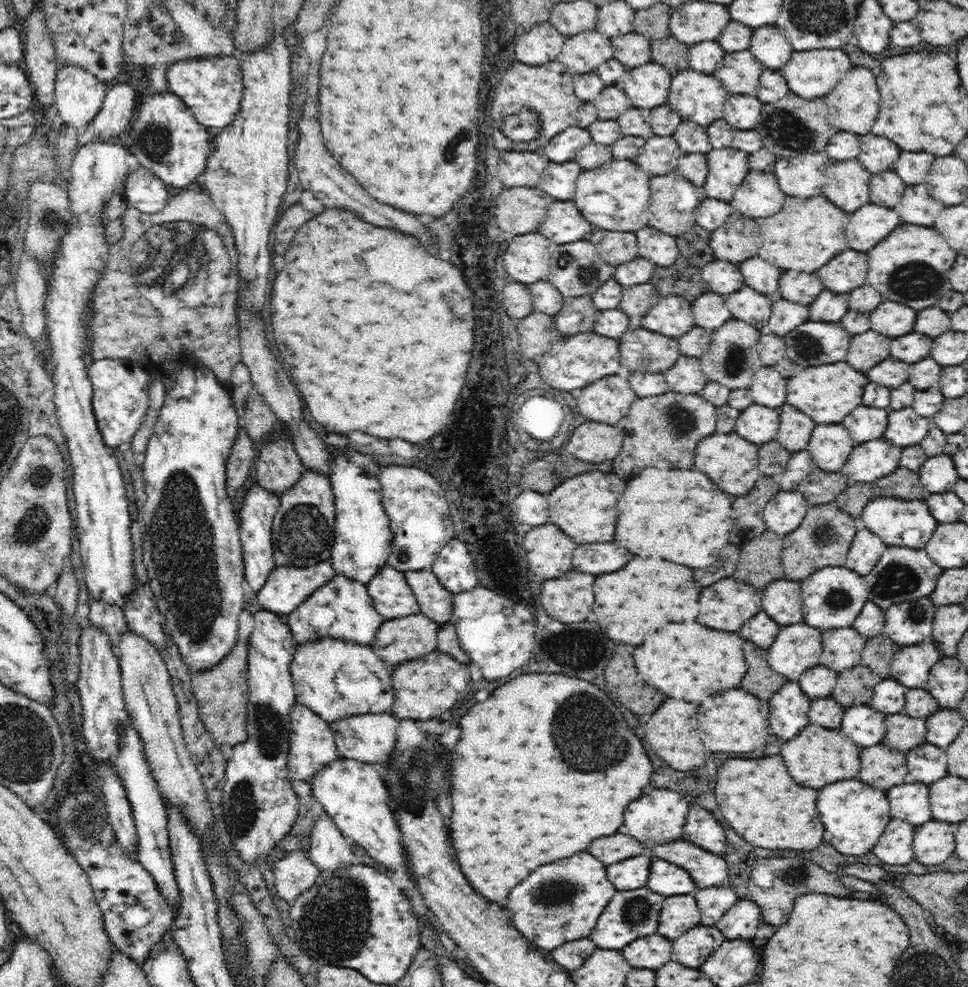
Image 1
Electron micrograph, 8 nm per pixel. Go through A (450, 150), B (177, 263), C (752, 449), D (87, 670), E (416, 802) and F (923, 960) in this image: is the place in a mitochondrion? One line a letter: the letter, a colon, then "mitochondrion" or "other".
A: mitochondrion
B: mitochondrion
C: other
D: other
E: mitochondrion
F: mitochondrion

